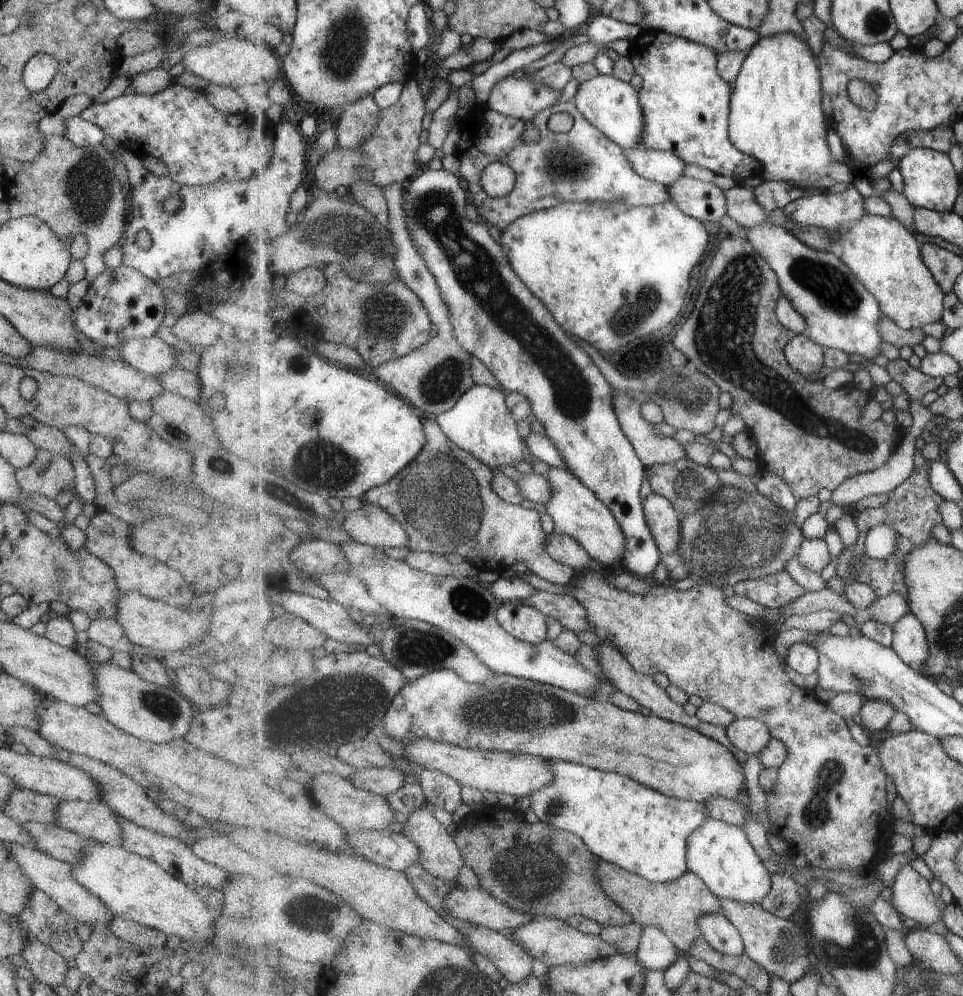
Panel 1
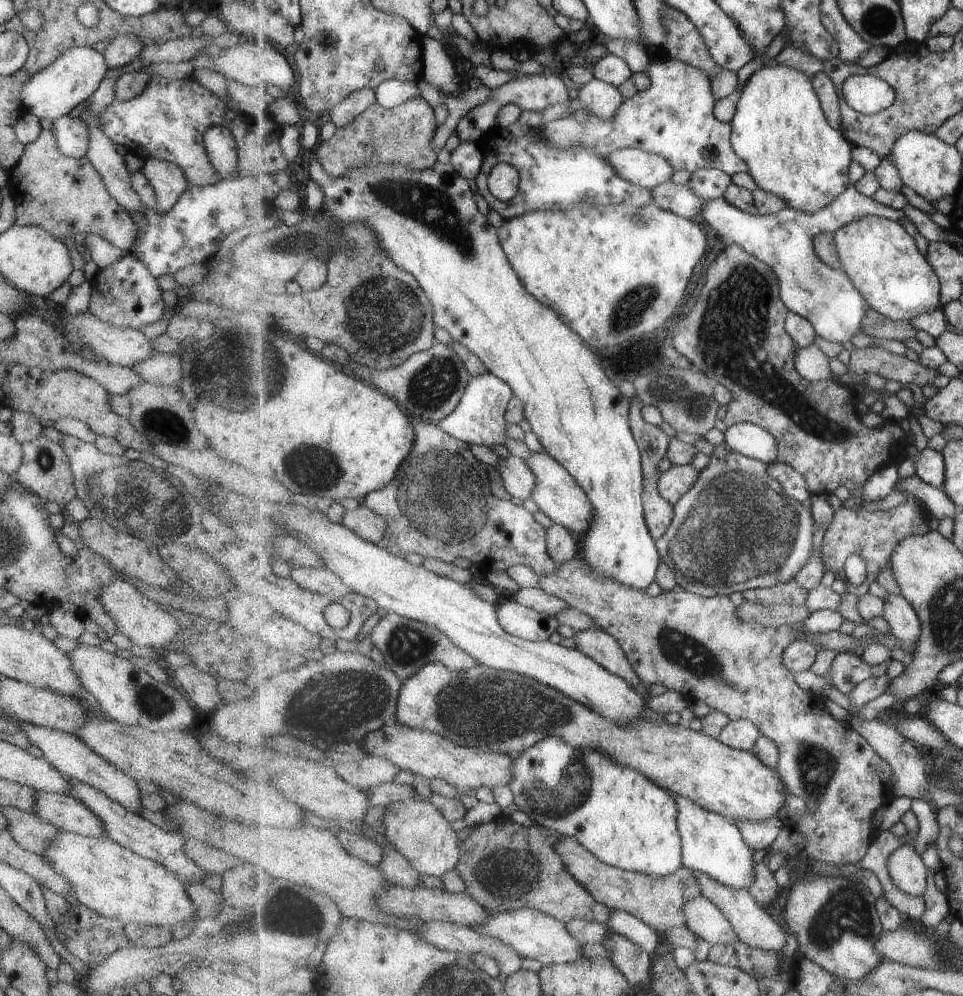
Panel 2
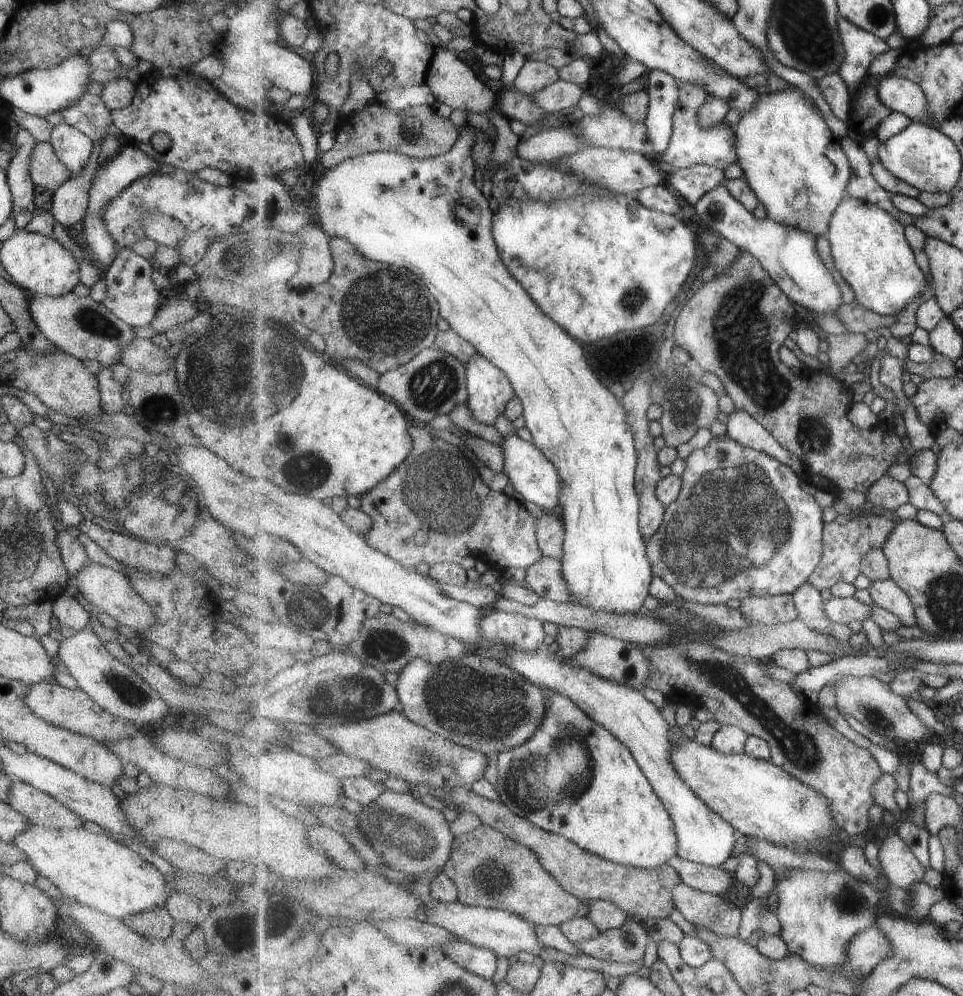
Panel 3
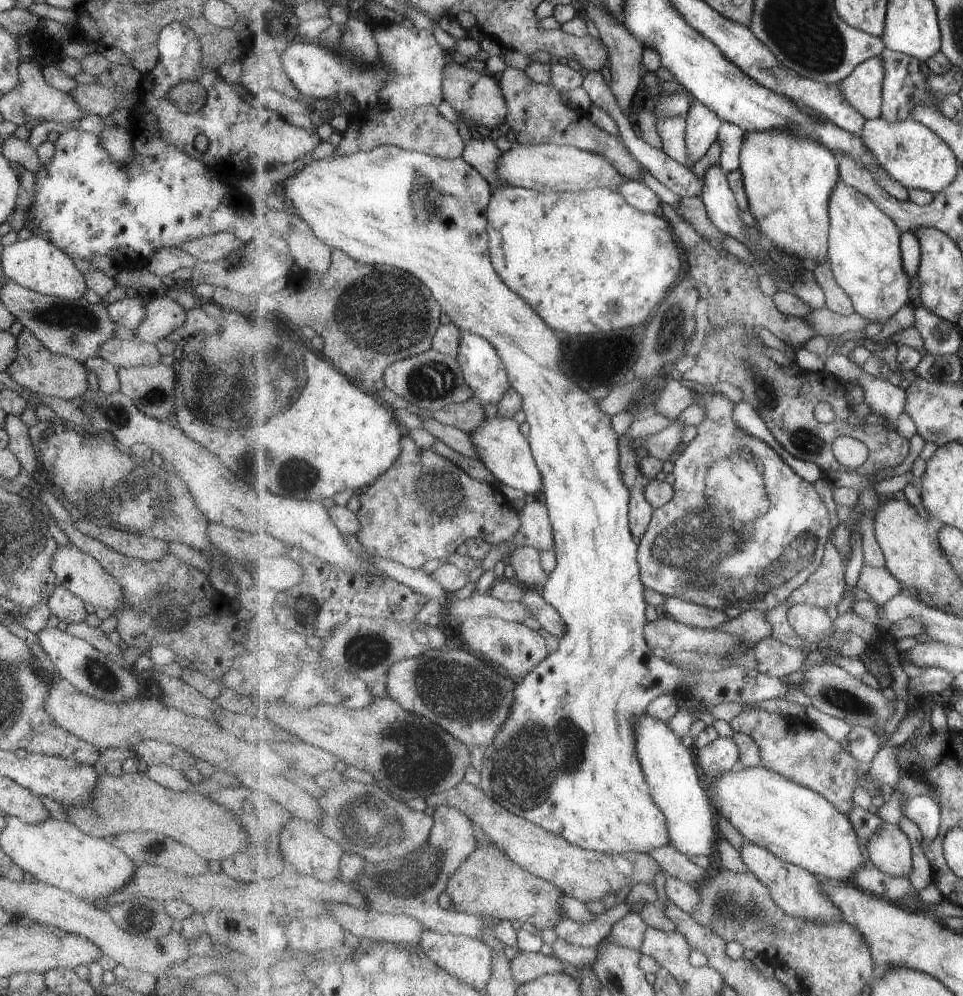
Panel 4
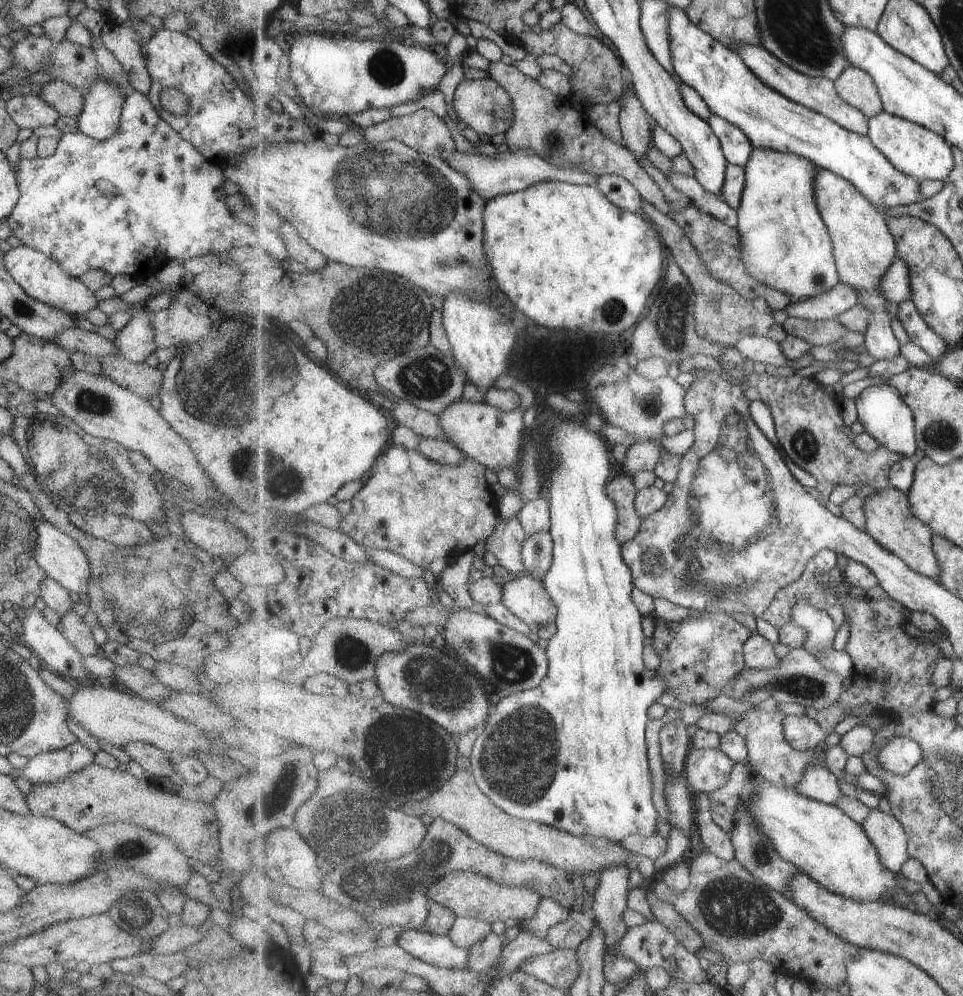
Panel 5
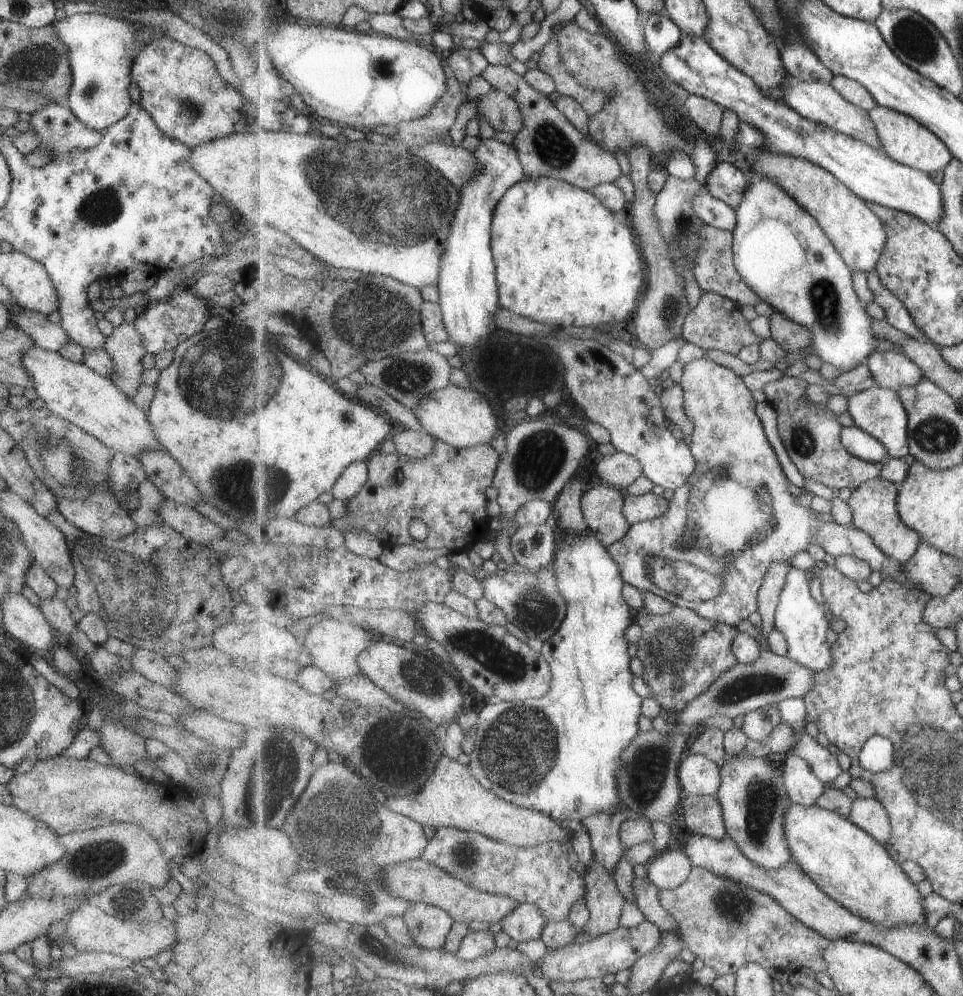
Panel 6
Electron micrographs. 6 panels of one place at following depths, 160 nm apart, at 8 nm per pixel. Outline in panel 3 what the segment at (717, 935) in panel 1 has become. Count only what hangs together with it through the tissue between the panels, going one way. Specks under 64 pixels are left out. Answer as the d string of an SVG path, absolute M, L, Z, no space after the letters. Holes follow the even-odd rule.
M681 883L674 888L674 904L695 927L707 928L719 936L738 938L742 910L733 902Z

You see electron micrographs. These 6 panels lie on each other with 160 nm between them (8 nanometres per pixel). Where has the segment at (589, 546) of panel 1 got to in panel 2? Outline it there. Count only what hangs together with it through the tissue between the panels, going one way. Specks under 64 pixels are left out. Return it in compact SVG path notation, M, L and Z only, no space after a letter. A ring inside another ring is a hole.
M547 451L531 454L526 463L537 476L537 486L531 494L531 499L537 504L539 510L547 515L553 523L564 526L577 537L585 536L597 518L595 504L591 504L591 498L587 496L586 490L579 486L579 482L565 466L557 462Z

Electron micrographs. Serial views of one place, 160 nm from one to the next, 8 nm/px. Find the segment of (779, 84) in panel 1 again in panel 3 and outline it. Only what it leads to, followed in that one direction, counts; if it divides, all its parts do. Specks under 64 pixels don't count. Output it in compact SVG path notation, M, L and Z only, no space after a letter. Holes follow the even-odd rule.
M791 85L787 90L761 94L755 106L740 115L735 125L736 146L740 166L759 202L767 204L769 216L777 222L787 222L787 226L797 226L801 230L813 232L817 237L828 235L830 221L845 199L847 186L853 172L847 152L843 150L842 139L831 133L829 124L815 106L815 102L798 88Z

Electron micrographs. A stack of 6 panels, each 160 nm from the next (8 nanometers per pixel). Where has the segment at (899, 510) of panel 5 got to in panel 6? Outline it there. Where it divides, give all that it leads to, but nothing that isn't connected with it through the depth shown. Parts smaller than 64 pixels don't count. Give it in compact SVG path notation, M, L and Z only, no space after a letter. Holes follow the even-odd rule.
M875 478L872 481L865 482L863 486L852 492L848 504L853 510L853 525L859 530L871 534L875 544L889 554L891 558L899 560L902 564L907 564L917 554L920 546L923 544L921 534L913 530L903 522L899 514L899 494L901 486L890 482L889 480Z

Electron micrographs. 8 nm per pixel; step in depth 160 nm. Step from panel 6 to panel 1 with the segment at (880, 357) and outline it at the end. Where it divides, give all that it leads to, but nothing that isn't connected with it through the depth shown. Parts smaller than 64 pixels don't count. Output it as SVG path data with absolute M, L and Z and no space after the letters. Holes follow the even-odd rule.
M867 214L860 220L849 224L841 234L841 242L836 248L840 258L867 289L879 300L883 315L890 317L903 329L923 328L927 324L941 322L944 318L944 302L946 292L935 279L933 272L923 259L922 245L917 238L897 219L889 216Z

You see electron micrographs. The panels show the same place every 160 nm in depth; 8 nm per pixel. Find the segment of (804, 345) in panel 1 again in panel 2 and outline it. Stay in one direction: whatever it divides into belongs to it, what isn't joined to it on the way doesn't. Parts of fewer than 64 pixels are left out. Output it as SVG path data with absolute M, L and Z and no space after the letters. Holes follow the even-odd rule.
M817 344L799 348L794 361L796 362L797 370L811 382L831 378L829 356Z

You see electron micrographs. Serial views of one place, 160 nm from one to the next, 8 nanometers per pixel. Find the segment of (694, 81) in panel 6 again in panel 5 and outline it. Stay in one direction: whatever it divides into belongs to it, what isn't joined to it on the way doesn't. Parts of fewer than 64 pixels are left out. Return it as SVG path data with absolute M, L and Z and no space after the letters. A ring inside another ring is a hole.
M670 5L670 33L672 42L672 59L676 74L683 82L692 86L701 94L703 100L713 111L713 115L726 118L736 124L751 139L755 148L779 151L782 153L796 154L801 158L811 159L819 169L830 170L848 181L851 181L880 211L886 207L910 205L924 201L921 196L921 181L914 176L900 171L894 163L879 150L871 137L851 132L838 122L833 122L821 113L815 112L790 98L779 94L767 83L764 83L751 70L750 66L729 47L705 32L691 19L687 11Z

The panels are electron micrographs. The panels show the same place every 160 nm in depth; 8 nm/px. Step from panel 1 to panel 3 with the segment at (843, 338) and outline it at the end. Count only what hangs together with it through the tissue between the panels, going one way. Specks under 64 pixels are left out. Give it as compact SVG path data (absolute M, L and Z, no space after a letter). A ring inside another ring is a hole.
M723 180L697 201L694 210L701 223L719 232L723 238L727 238L742 250L753 254L792 302L814 314L837 317L844 305L843 292L819 255L817 234L801 230L797 226L787 226L787 222L777 222L771 216L757 218L754 212L747 210L734 198L726 182L727 180Z

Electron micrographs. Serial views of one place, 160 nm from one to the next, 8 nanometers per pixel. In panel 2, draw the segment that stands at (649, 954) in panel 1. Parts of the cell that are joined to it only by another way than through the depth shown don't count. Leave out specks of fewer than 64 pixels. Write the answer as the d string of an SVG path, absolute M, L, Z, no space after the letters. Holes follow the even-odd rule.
M613 911L610 921L605 925L609 930L626 936L641 945L649 954L653 954L659 948L661 938L656 930L628 912Z

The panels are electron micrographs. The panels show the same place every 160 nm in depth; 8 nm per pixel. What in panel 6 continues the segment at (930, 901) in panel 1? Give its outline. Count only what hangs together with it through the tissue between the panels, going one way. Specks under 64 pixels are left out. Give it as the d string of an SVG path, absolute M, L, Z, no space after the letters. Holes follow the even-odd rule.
M856 798L850 820L871 834L878 842L887 844L893 835L893 824L887 808L876 798Z

